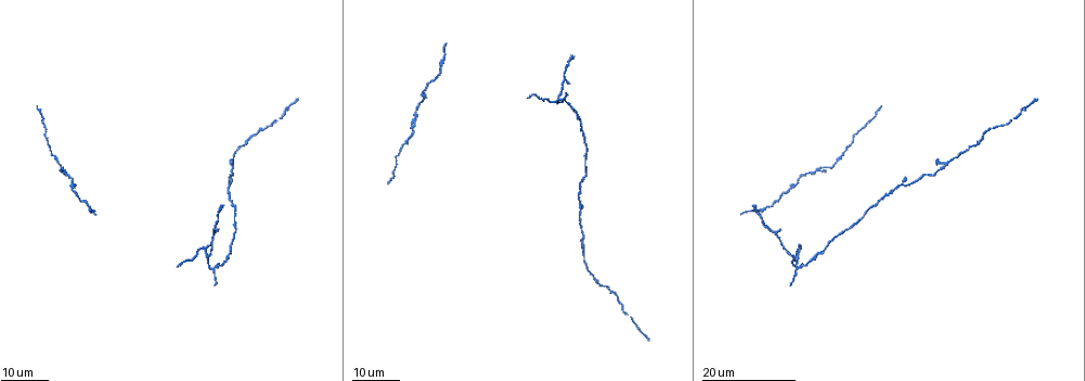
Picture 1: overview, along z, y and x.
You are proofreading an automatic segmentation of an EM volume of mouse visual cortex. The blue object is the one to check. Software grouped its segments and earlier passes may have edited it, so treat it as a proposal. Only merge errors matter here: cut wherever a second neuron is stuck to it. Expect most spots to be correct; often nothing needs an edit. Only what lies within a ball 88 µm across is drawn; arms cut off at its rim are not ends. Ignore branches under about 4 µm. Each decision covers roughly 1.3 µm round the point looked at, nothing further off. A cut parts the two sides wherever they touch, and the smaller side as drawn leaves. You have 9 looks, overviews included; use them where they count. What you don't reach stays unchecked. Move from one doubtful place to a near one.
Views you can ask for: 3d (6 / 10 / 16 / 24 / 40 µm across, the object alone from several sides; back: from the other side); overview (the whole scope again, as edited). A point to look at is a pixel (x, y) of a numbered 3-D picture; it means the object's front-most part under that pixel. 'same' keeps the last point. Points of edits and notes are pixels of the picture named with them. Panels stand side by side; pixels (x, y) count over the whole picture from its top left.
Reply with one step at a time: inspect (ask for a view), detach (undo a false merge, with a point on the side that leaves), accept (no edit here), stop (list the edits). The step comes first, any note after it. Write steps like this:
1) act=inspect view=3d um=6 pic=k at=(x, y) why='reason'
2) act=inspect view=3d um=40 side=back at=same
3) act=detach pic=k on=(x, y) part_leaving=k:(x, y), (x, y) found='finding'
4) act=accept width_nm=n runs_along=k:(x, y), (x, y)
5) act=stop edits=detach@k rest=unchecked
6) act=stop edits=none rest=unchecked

act=inspect view=3d um=16 pic=1 at=(950, 162) why='small branch off a trunk'

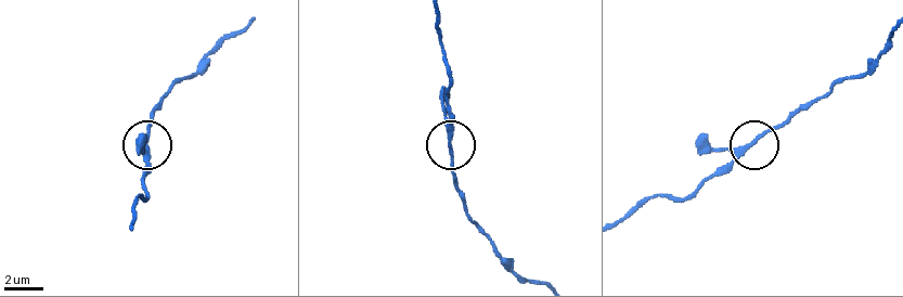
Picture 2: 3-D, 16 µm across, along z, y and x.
act=inspect view=3d um=6 pic=2 at=(147, 145)

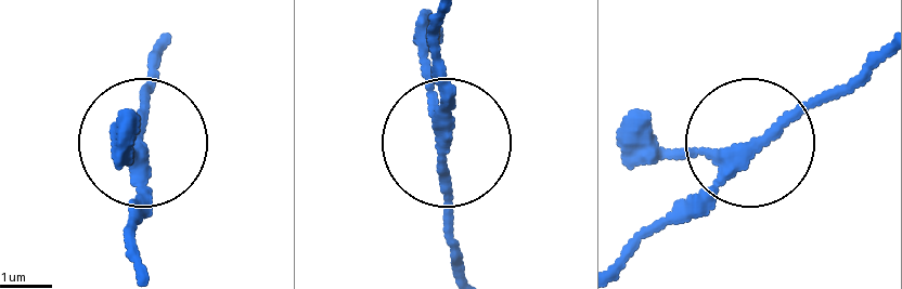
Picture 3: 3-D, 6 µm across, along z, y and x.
act=inspect view=3d um=6 side=back pic=3 at=(141, 145)

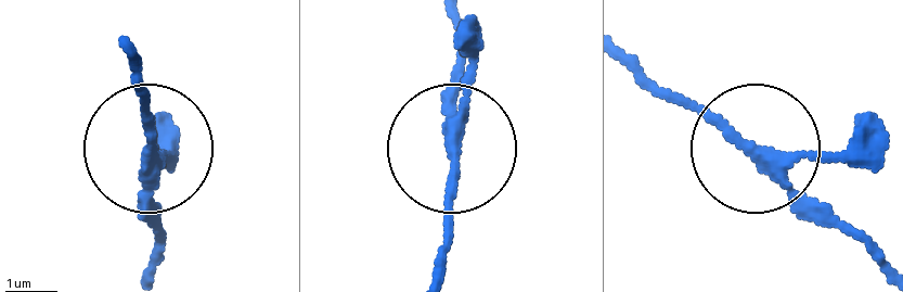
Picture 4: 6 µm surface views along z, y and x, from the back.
act=accept arms=3 runs_along=4:(154, 267), (141, 63) found='continuous, no second neuron'

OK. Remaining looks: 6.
act=inspect view=3d um=24 pic=1 at=(904, 186) why='calibre changes'

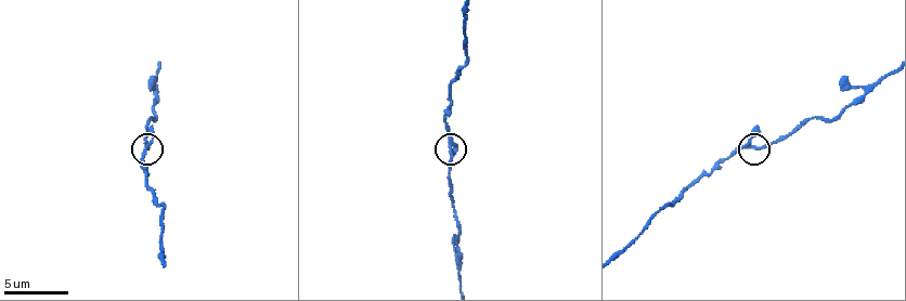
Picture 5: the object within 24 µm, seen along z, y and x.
act=inspect view=3d um=6 pic=5 at=(452, 153) why='zoom in'

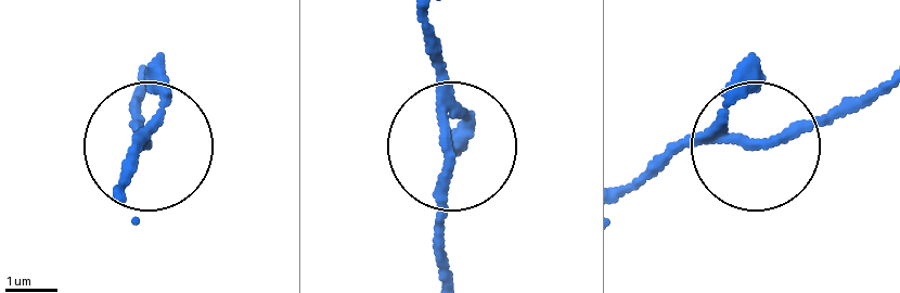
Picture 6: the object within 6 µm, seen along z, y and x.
act=accept runs_along=6:(632, 191), (697, 144), (774, 144), (874, 101) found='one neuron here'

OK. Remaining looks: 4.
act=inspect view=3d um=16 pic=1 at=(414, 122) why='thick turns thin'

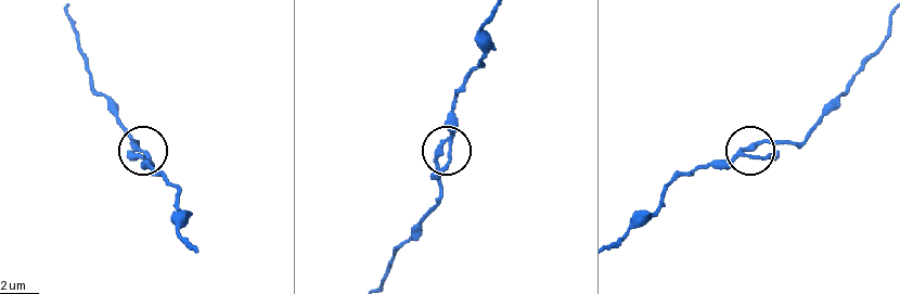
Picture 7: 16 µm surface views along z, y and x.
act=inspect view=3d um=6 pic=7 at=(748, 156)

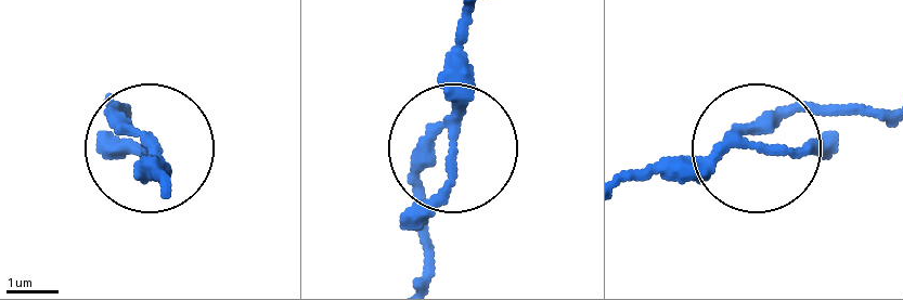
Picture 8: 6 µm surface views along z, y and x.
act=accept found='all the same neuron'

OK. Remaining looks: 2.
act=inspect view=3d um=24 pic=1 at=(795, 258) why='three-way junction'

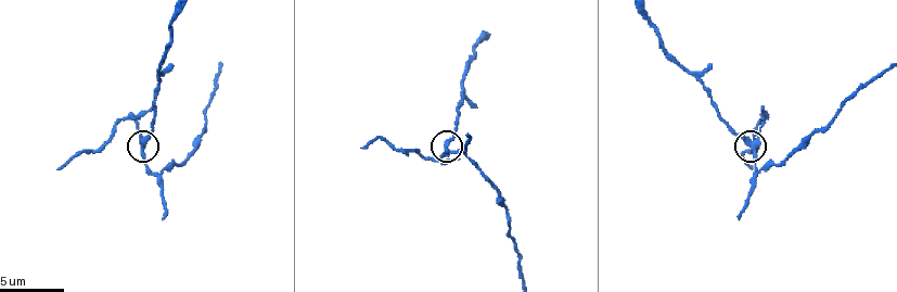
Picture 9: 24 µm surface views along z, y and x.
act=inspect view=3d um=6 pic=9 at=(141, 143)

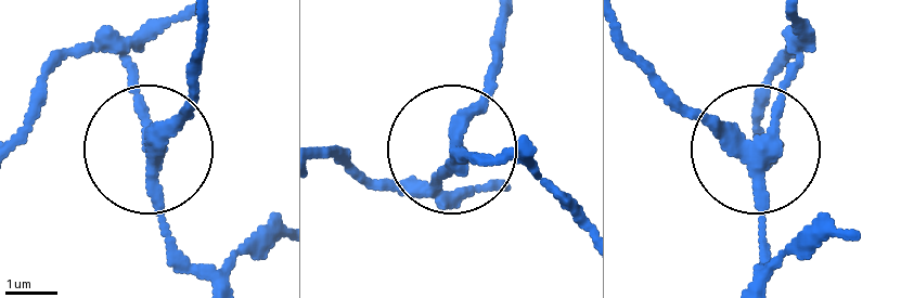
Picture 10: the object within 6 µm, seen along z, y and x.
act=detach pic=10 on=(136, 83) side_arm_um=16 part_leaving=10:(152, 154), (121, 67), (100, 54), (61, 67), (22, 119) found='two neurons meet here'

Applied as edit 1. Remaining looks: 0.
act=stop edits=detach@10 rest=unchecked

